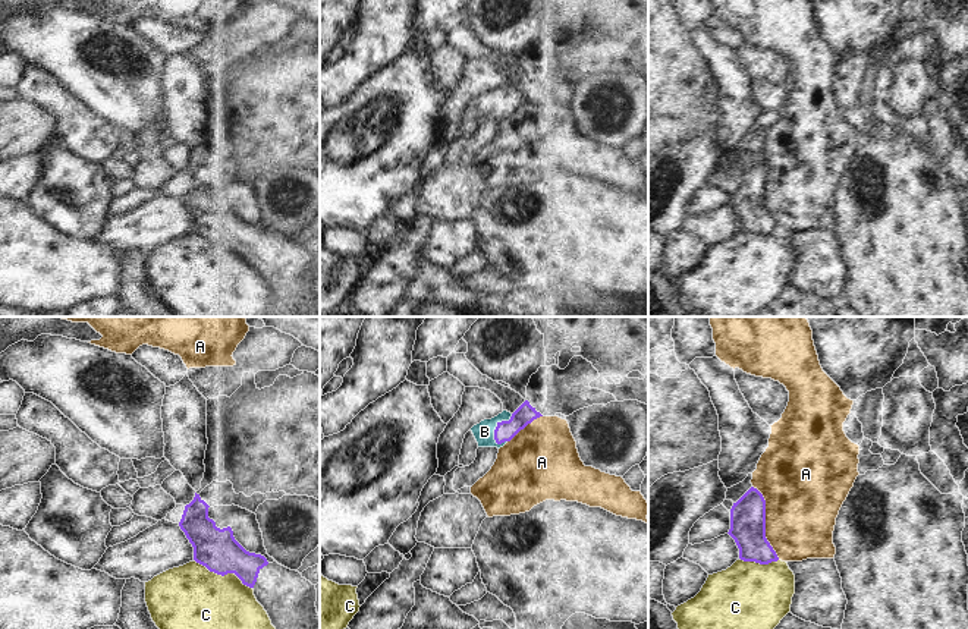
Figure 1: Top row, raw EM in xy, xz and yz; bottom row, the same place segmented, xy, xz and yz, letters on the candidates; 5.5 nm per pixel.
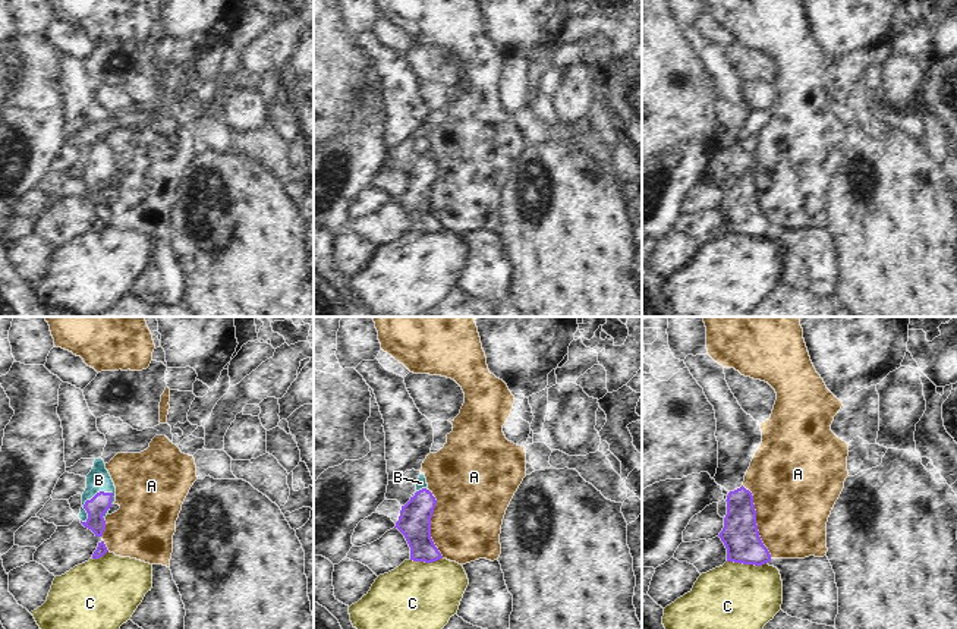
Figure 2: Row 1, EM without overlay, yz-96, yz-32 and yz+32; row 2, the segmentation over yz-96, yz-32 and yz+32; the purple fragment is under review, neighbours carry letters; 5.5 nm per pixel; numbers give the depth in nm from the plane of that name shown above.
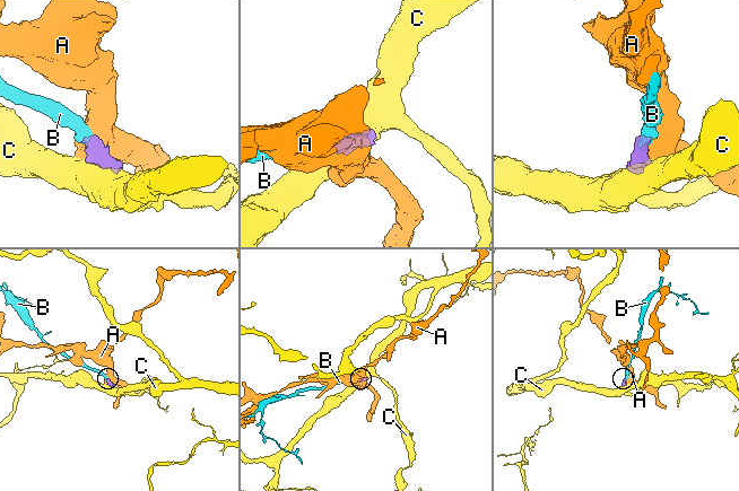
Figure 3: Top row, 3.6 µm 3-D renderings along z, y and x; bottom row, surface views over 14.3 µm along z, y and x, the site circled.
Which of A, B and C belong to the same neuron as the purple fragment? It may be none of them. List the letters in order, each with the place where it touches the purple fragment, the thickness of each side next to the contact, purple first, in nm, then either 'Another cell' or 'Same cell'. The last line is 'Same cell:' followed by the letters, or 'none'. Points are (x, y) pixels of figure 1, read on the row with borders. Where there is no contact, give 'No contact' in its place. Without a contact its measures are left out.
A: Touches purple at yz (764, 522). Thickness 190 nm (purple) against 420 nm. Another cell
B: Touches purple at xz (496, 427). Thickness 110 nm (purple) against 110 nm. Same cell
C: Touches purple at xy (223, 575). Thickness 220 nm (purple) against 360 nm. Another cell
Same cell: B

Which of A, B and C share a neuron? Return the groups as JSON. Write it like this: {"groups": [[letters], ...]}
{"groups": [["A"], ["B"], ["C"]]}

